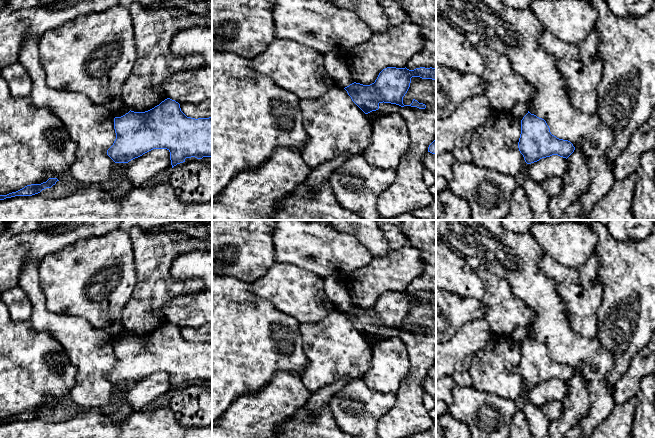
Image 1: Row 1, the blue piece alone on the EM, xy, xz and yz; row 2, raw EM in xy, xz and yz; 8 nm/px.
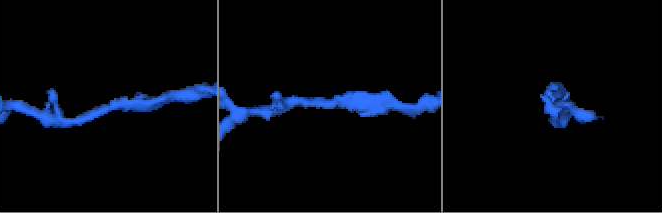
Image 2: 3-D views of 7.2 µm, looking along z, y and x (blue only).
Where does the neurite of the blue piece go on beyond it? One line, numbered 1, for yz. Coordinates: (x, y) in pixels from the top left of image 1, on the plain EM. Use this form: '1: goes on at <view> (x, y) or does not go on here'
1: does not go on here

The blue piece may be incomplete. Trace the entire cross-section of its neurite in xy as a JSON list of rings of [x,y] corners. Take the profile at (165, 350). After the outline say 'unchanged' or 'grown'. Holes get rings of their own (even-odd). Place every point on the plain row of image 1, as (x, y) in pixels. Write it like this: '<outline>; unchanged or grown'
[[[170,322],[145,336],[129,335],[114,342],[116,363],[107,374],[107,379],[115,387],[128,387],[153,373],[167,373],[170,376],[172,392],[185,386],[186,382],[212,381],[212,341],[187,341],[180,328]]]; unchanged

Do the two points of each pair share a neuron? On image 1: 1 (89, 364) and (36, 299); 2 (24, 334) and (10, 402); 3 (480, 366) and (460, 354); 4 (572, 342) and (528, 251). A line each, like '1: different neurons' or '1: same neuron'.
1: same neuron
2: same neuron
3: different neurons
4: same neuron

